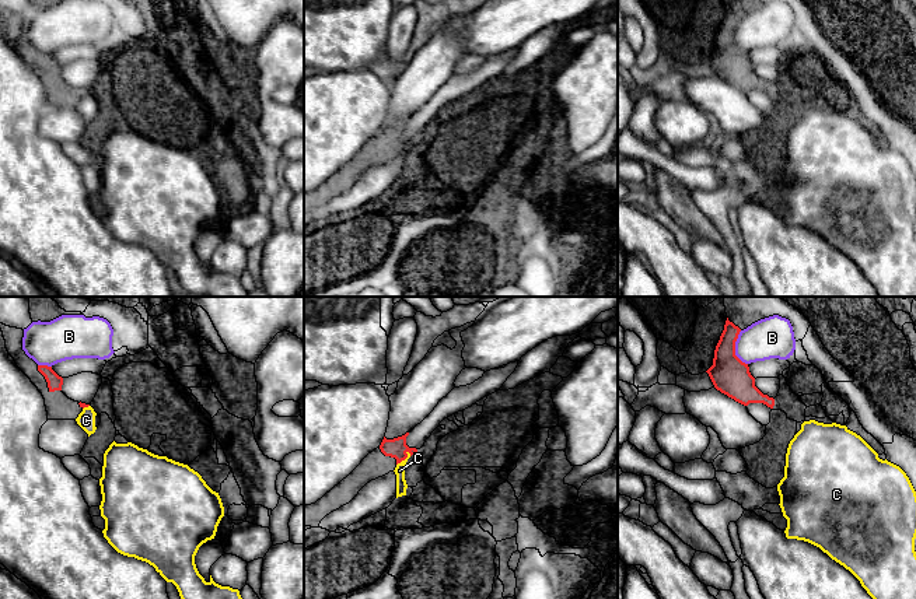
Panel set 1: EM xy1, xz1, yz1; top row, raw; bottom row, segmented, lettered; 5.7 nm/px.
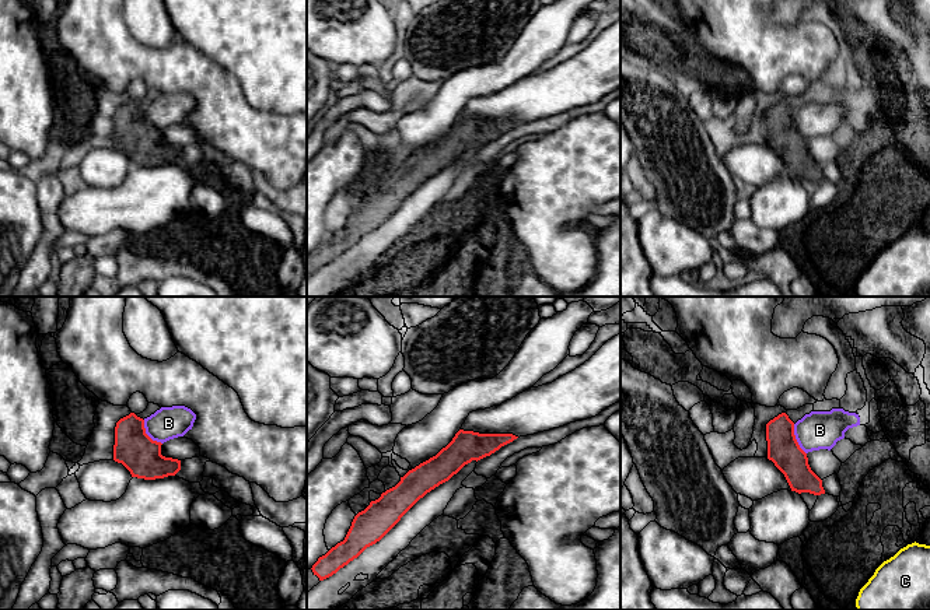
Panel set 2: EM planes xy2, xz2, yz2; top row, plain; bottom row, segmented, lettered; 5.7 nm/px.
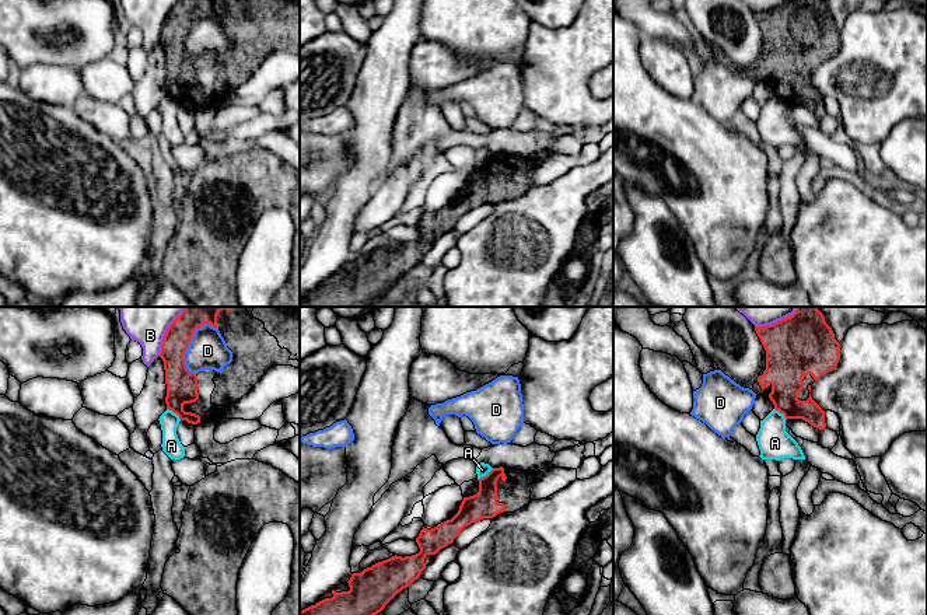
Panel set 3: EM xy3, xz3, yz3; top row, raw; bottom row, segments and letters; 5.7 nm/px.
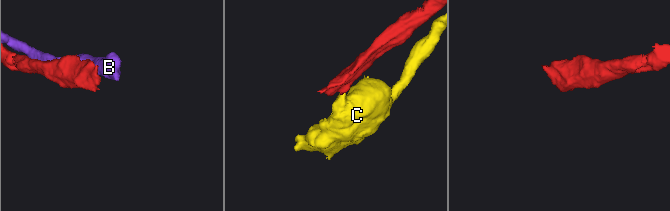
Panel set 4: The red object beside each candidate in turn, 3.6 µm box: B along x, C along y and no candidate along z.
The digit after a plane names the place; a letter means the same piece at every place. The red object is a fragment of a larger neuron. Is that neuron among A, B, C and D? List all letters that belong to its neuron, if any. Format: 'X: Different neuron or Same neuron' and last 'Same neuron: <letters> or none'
A: Different neuron
B: Different neuron
C: Same neuron
D: Different neuron
Same neuron: C

